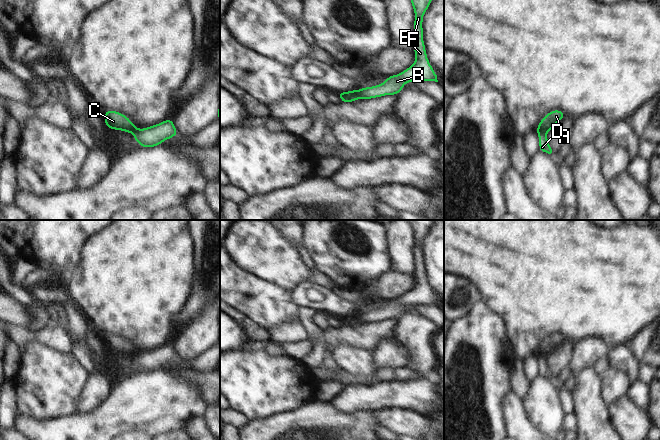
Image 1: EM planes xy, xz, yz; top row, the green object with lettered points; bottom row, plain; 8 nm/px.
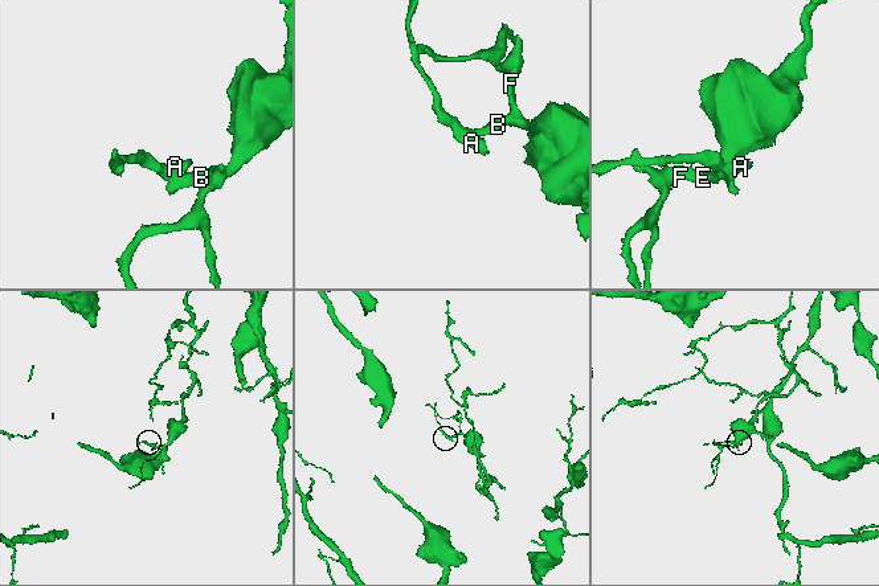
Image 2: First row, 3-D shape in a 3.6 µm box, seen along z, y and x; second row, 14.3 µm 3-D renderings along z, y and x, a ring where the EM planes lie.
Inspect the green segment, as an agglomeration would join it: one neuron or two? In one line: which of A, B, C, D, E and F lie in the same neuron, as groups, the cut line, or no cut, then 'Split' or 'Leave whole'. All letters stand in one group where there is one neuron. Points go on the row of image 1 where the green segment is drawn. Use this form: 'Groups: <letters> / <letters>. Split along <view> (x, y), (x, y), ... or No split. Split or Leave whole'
Groups: A C / B D E F. Split along xz (357, 90), (359, 98). Split.

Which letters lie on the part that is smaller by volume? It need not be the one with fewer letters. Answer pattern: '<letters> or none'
A, C

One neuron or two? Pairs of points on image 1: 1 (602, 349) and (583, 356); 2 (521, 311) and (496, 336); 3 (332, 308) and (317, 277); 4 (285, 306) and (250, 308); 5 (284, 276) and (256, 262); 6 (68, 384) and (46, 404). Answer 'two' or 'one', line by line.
1: one
2: two
3: two
4: one
5: one
6: one

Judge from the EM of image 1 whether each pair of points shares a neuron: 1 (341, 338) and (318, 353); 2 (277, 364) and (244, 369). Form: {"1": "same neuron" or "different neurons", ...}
{"1": "different neurons", "2": "same neuron"}

